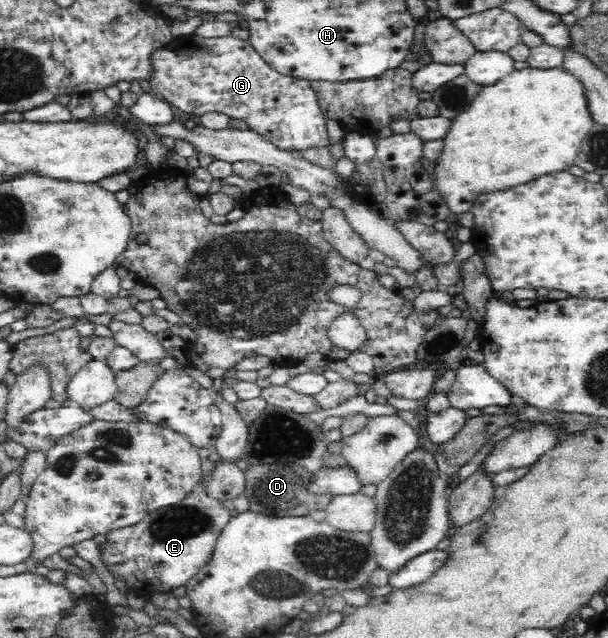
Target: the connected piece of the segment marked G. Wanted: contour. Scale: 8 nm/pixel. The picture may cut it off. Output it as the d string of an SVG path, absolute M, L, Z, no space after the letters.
M194 33L190 36L175 37L167 48L153 54L153 76L149 78L151 95L161 96L172 108L201 117L217 112L229 119L239 119L247 123L249 129L272 142L277 148L290 153L315 147L329 146L325 115L321 111L316 93L309 80L284 76L269 67L265 60L253 49L248 40L235 36L201 38Z

